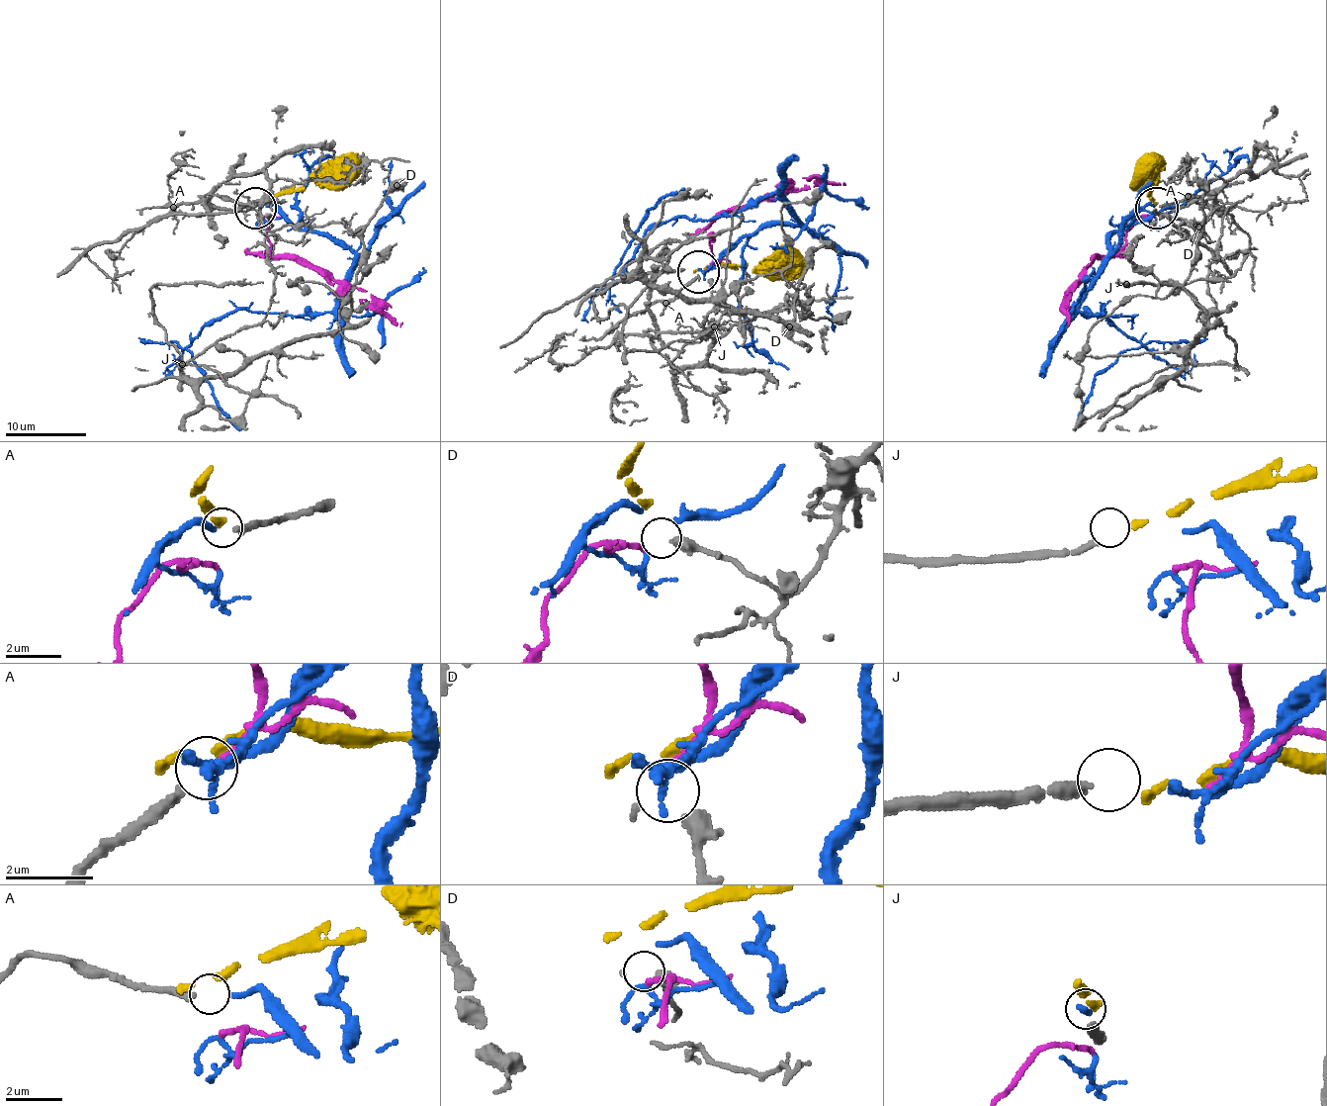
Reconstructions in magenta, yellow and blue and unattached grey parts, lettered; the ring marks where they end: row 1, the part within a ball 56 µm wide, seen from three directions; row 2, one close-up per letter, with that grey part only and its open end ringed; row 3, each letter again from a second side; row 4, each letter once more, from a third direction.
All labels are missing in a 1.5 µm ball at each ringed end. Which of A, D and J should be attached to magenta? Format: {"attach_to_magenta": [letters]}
{"attach_to_magenta": ["D"]}

